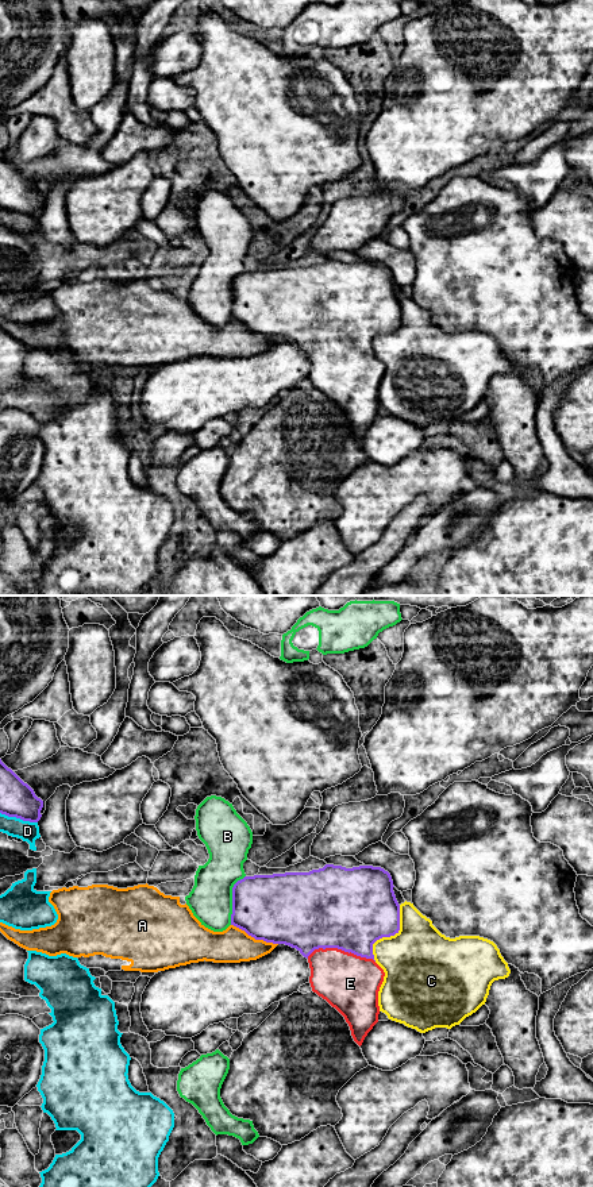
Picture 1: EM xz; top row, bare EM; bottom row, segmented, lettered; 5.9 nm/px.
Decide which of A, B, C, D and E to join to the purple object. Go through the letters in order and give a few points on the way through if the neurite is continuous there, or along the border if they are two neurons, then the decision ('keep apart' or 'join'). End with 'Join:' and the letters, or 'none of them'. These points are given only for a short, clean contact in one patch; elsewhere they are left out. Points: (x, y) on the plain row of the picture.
A: keep apart
B: keep apart
C: keep apart
D: keep apart
E: join
Join: E

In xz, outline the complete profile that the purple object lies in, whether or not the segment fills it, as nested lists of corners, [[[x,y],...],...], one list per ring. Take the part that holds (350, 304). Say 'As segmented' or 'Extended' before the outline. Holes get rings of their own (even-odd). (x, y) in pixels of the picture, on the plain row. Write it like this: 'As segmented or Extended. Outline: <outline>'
Extended. Outline: [[[326,259],[309,267],[244,271],[232,282],[231,320],[255,335],[285,339],[308,354],[312,386],[335,402],[361,442],[378,417],[378,386],[385,367],[374,357],[373,339],[400,325],[393,275],[381,262]]]

